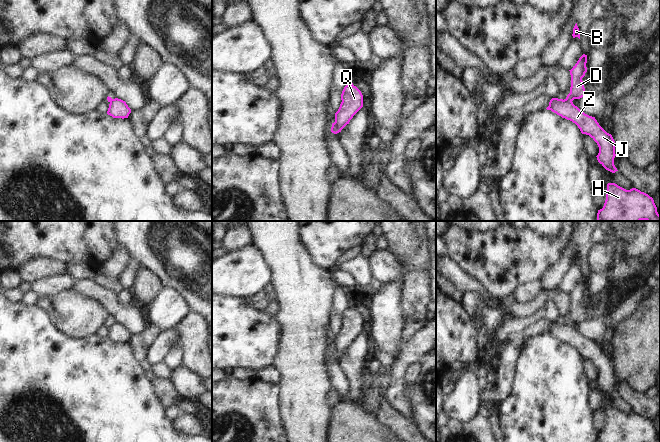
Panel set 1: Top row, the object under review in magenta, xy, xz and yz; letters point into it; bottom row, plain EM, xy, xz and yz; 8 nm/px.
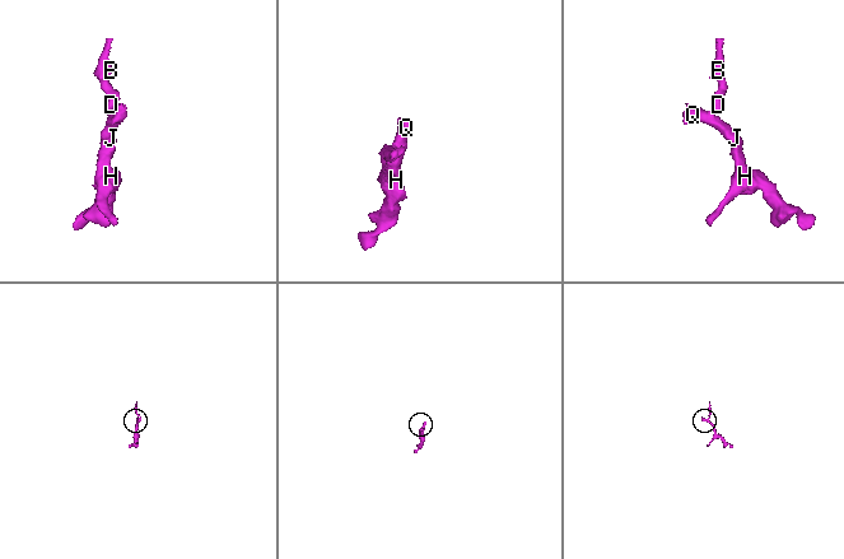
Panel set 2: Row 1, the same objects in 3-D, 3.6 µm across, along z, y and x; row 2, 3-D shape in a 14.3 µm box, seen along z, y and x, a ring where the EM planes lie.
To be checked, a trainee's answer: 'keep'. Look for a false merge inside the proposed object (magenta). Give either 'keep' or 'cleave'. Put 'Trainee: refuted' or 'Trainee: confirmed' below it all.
cleave
Trainee: refuted

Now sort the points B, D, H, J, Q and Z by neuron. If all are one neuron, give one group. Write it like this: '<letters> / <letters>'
B D / H J Q Z

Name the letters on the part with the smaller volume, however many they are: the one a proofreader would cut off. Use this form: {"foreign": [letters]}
{"foreign": ["B", "D"]}

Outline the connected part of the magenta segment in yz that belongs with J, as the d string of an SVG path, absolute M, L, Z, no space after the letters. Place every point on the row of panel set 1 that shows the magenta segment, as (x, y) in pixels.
M552 98L546 109L572 121L578 126L582 134L589 135L599 147L599 153L596 156L598 162L612 173L618 171L614 165L615 141L612 135L599 125L595 117L585 114L572 101L558 98Z

